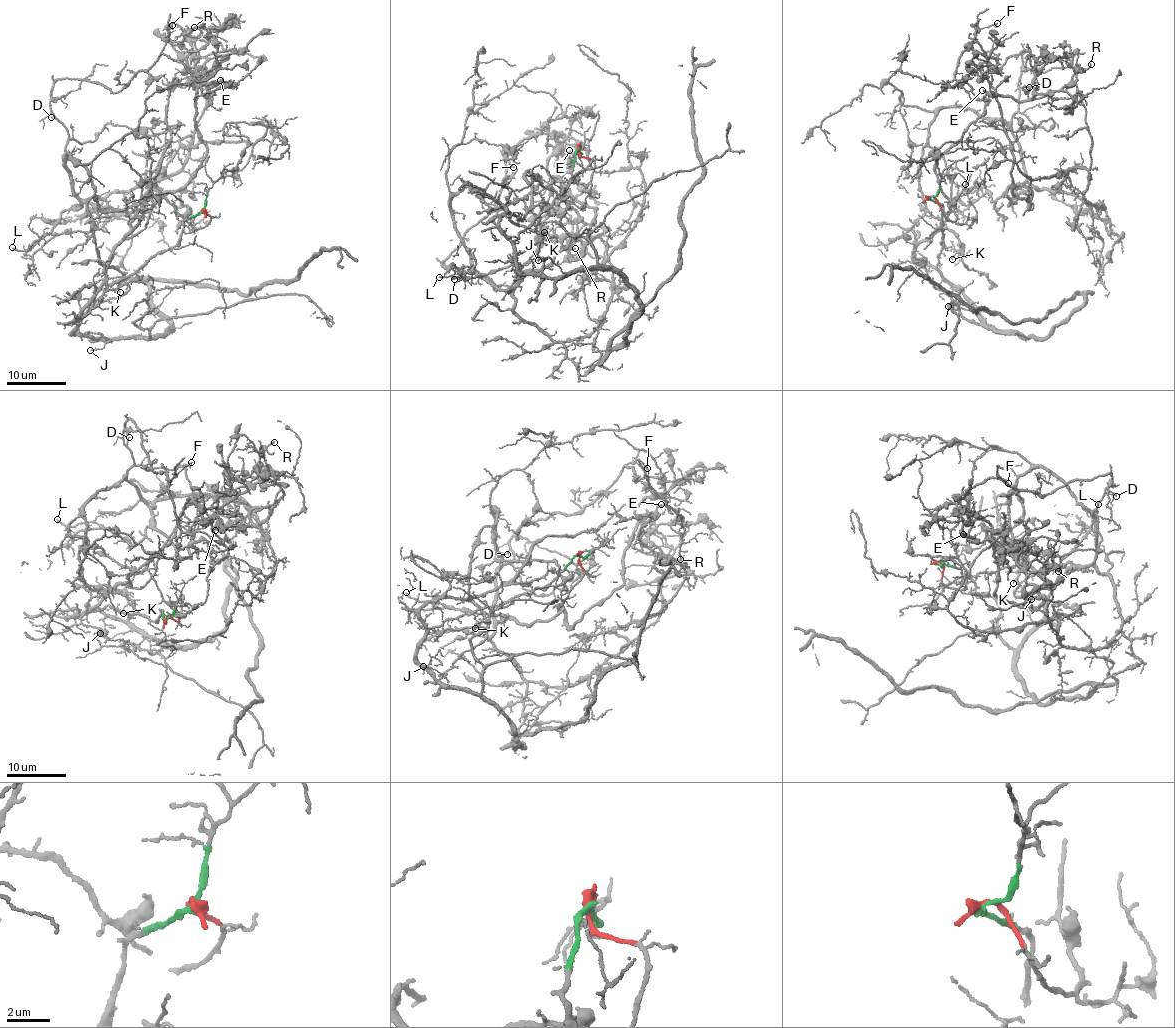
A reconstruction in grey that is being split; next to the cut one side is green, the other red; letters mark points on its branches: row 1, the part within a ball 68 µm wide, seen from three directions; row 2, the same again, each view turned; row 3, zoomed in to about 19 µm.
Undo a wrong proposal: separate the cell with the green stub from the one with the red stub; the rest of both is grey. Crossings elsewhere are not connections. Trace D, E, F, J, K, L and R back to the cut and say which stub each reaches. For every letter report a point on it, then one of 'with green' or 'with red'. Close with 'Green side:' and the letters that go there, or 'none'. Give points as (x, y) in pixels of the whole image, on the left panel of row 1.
D: (51, 117) | with red
E: (220, 80) | with red
F: (172, 25) | with red
J: (90, 350) | with green
K: (120, 292) | with red
L: (12, 247) | with red
R: (194, 27) | with red
Green side: J

